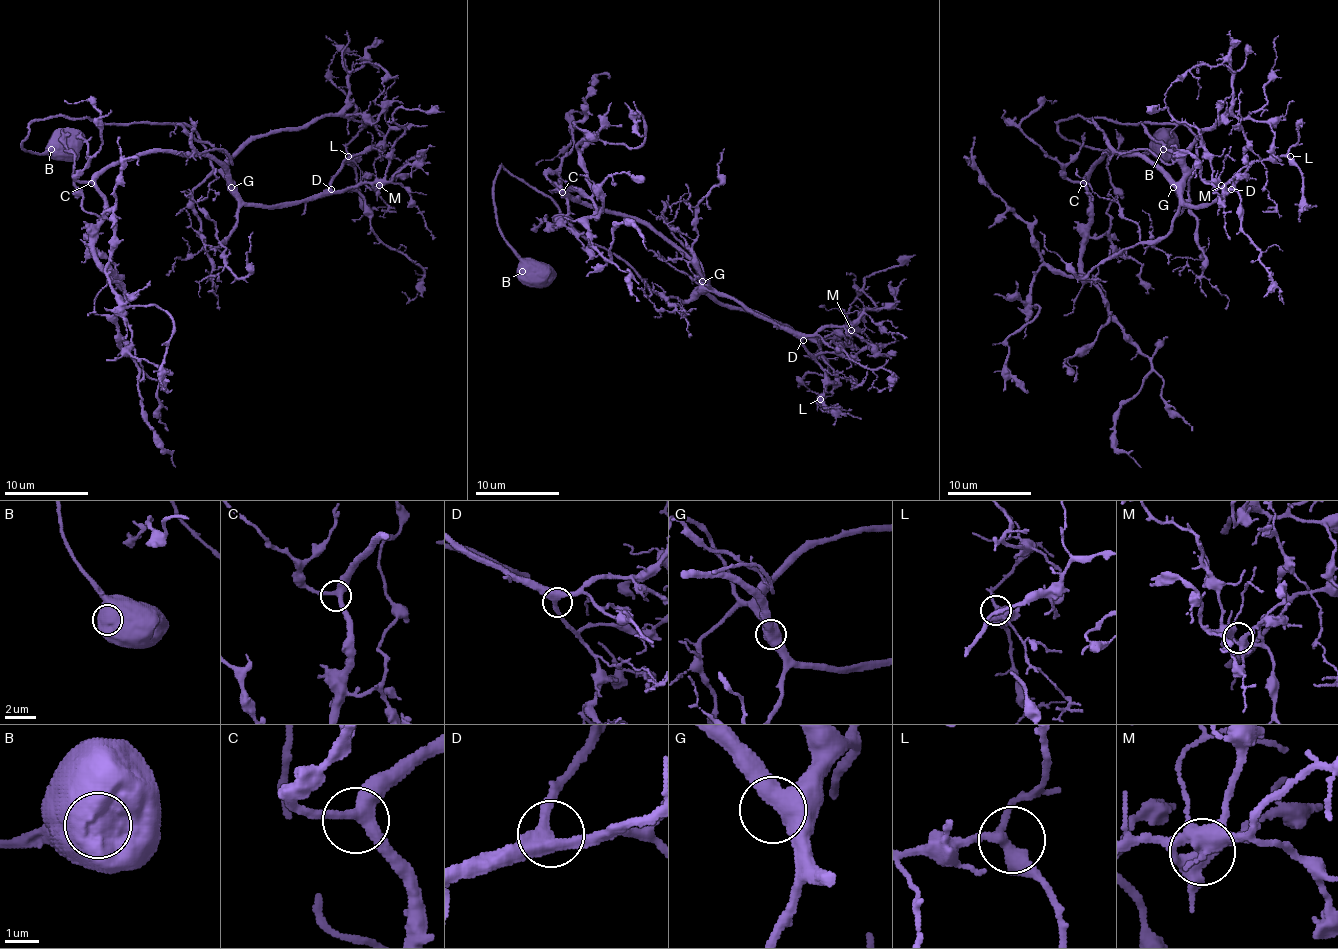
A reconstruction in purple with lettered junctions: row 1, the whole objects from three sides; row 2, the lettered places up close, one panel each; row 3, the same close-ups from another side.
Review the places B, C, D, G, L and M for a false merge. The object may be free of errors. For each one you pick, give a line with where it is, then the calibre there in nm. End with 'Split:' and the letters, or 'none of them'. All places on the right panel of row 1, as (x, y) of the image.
Split: none of them

